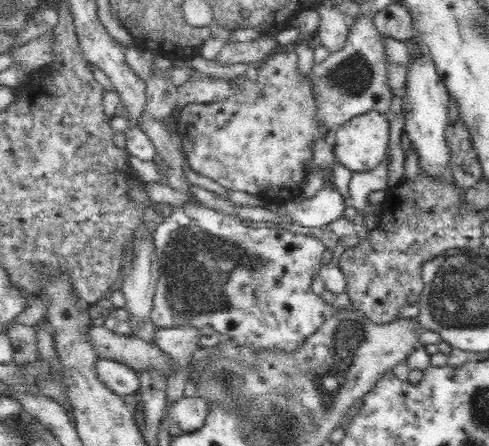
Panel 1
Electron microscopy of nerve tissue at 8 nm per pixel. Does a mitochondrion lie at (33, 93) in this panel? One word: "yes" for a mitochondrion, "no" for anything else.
no

